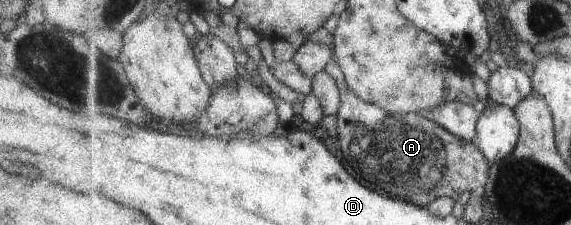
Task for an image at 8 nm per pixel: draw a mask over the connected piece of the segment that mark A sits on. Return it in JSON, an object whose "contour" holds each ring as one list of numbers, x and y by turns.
{"contour":[[335,57,325,71,341,90,341,107,336,116,340,149,347,169,362,184,421,207,428,207,435,199,445,196,458,201,463,191,472,192,486,185,492,164,477,143,461,139,428,116,391,113,361,99,346,85,342,67]]}

